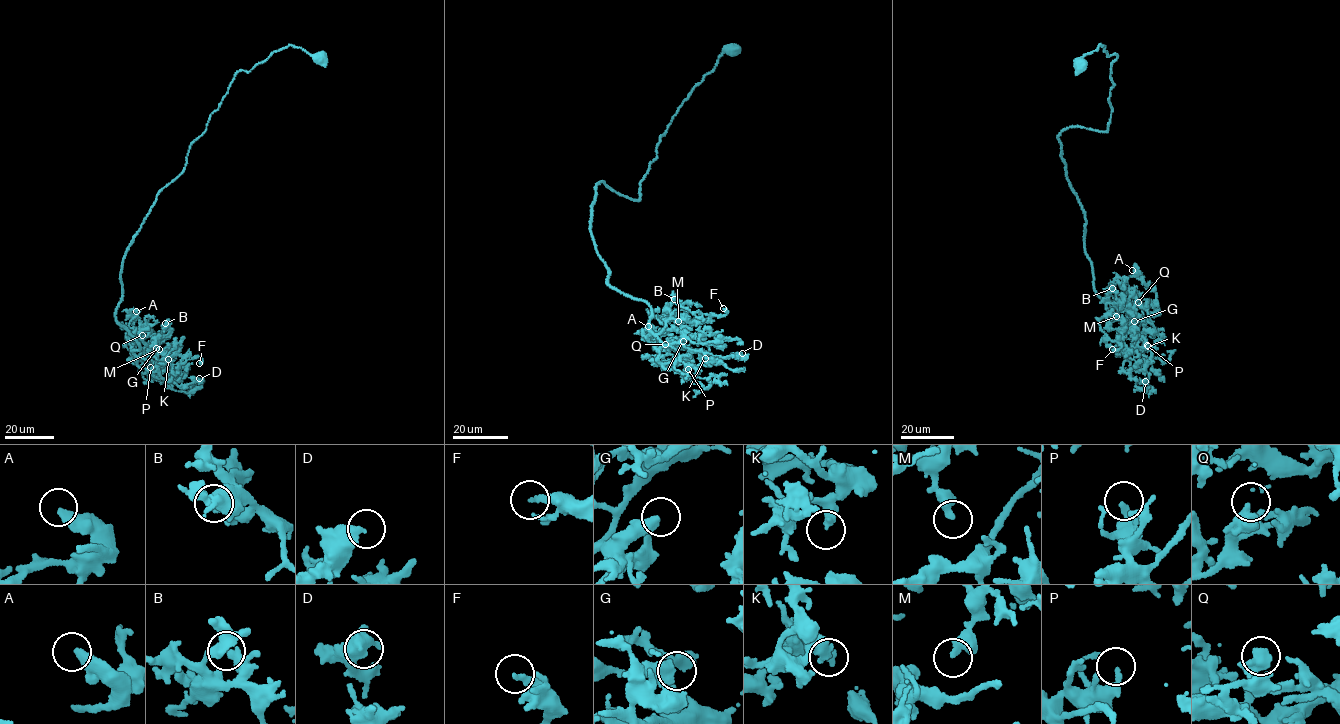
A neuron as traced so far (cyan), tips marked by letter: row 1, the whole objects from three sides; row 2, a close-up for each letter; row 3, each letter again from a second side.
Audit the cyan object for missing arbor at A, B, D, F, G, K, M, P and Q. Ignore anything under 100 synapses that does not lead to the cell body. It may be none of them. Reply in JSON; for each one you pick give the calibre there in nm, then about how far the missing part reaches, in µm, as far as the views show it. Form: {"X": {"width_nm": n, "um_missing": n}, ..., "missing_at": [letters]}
{"A": {"width_nm": 440, "um_missing": 15}, "missing_at": ["A"]}

